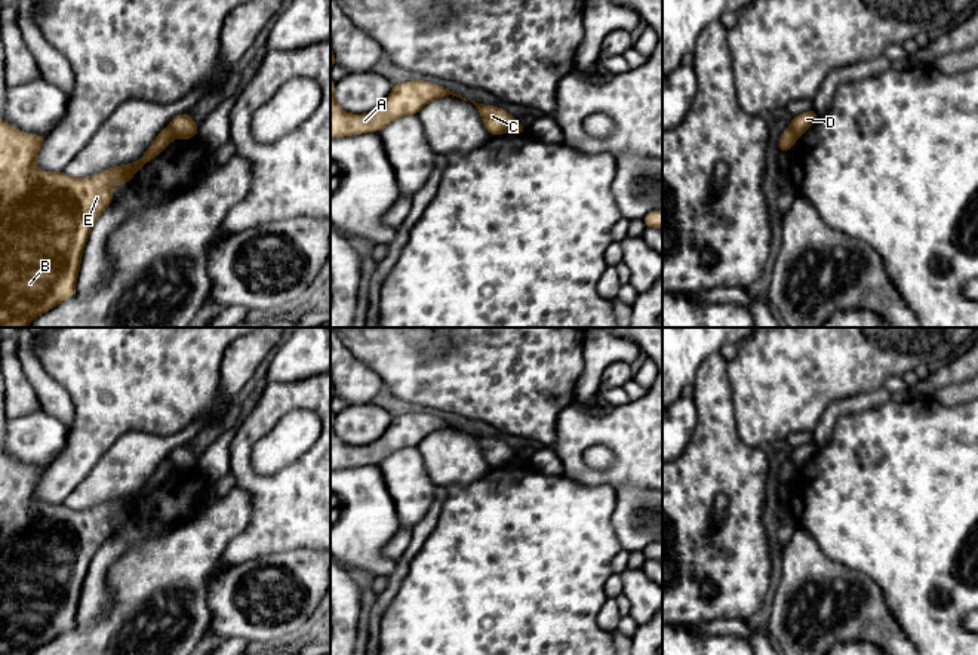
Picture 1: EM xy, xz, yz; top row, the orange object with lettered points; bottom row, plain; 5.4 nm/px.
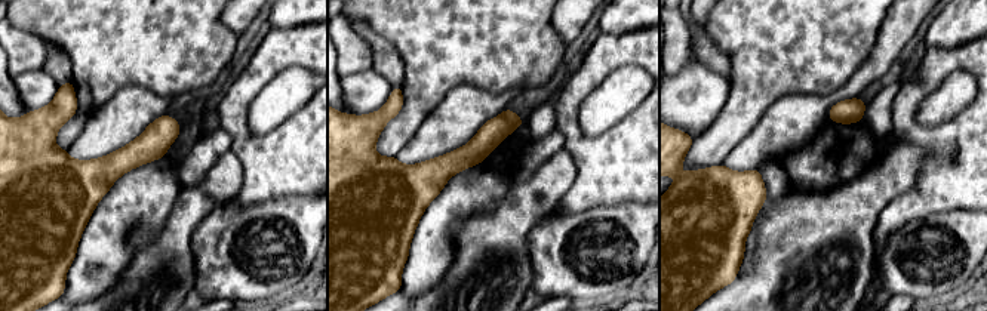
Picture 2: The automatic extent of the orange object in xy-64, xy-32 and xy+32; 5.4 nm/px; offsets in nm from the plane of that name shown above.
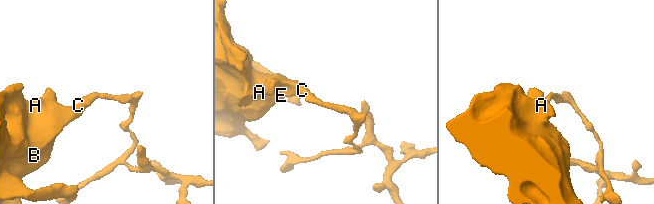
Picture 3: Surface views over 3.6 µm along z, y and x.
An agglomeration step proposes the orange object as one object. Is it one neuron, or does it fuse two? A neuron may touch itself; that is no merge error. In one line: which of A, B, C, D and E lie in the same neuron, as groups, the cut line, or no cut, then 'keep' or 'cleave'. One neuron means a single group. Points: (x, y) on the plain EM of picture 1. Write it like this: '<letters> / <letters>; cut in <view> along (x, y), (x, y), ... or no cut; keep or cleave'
A B C E / D; cut in xy along (168, 458), (177, 469); cleave

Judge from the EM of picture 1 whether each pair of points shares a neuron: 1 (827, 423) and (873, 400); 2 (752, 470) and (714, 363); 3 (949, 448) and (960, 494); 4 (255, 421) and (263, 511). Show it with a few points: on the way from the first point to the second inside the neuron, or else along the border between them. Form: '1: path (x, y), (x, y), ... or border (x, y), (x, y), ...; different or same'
1: path (837, 411), (842, 406), (861, 402); same
2: path (725, 443), (716, 434), (714, 390); same
3: path (949, 460), (949, 482); same
4: path (243, 443), (243, 473), (258, 489); same

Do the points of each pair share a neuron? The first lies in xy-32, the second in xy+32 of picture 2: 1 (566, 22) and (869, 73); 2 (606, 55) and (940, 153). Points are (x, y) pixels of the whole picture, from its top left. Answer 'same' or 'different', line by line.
1: same
2: same

